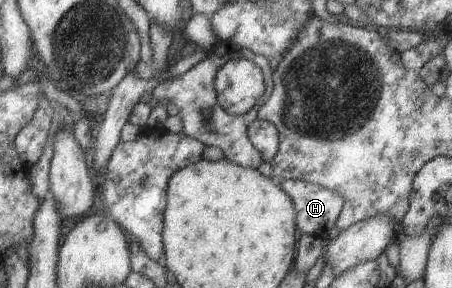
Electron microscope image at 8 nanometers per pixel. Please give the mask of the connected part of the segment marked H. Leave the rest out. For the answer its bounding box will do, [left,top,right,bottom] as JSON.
[278,179,344,239]

